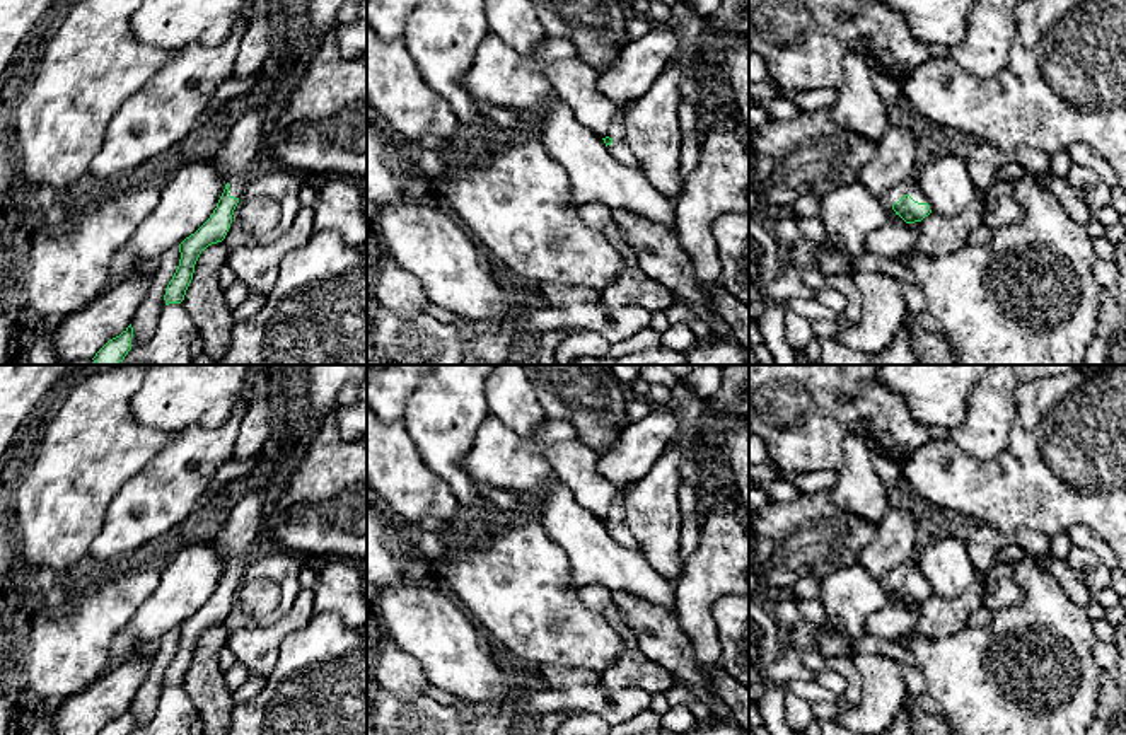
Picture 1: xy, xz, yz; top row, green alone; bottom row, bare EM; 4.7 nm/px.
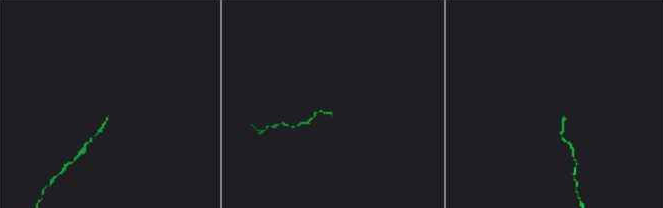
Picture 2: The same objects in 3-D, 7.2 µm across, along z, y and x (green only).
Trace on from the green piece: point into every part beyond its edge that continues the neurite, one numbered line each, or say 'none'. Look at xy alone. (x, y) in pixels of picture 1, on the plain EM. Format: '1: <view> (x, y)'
1: xy (236, 567)

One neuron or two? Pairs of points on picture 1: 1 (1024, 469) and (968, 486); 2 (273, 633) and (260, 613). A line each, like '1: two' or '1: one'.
1: one
2: two

